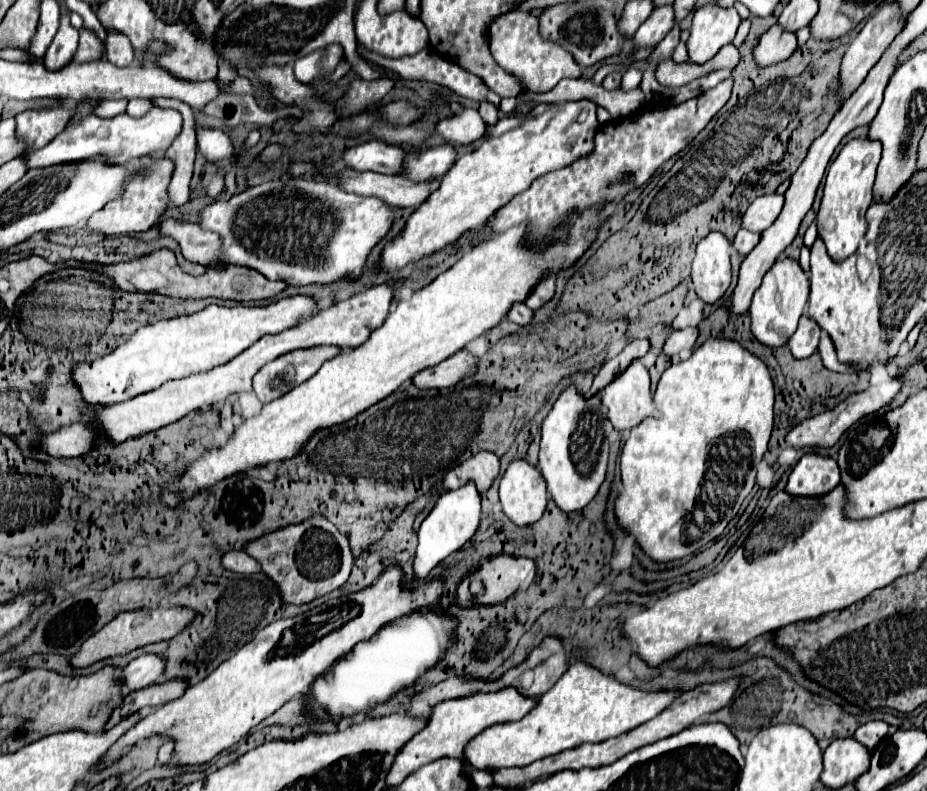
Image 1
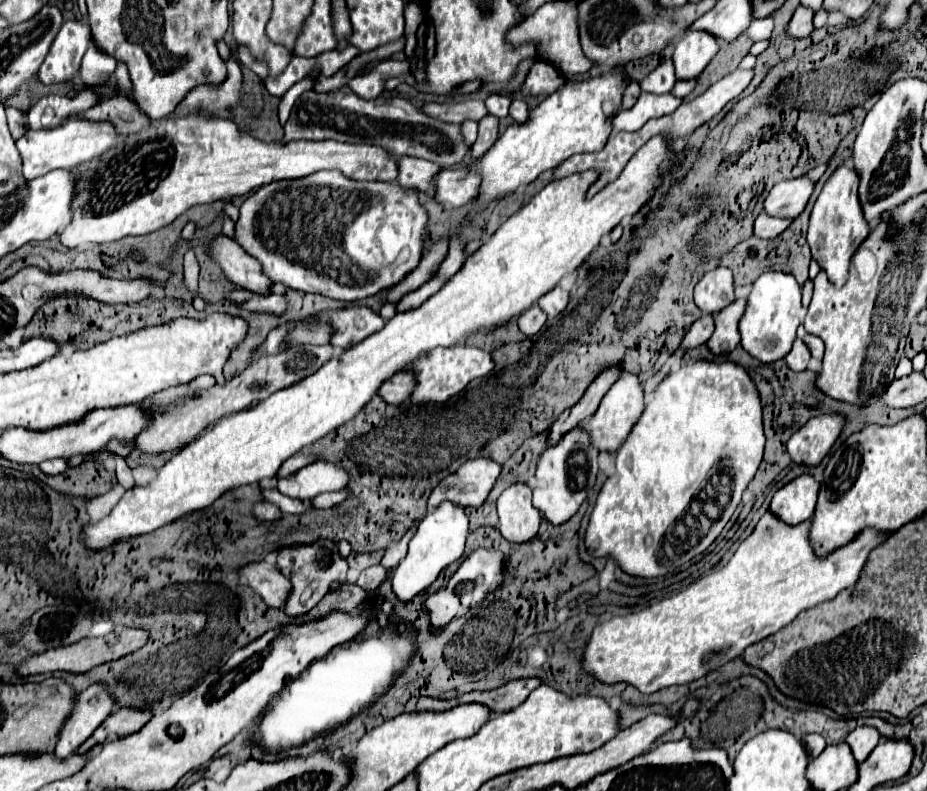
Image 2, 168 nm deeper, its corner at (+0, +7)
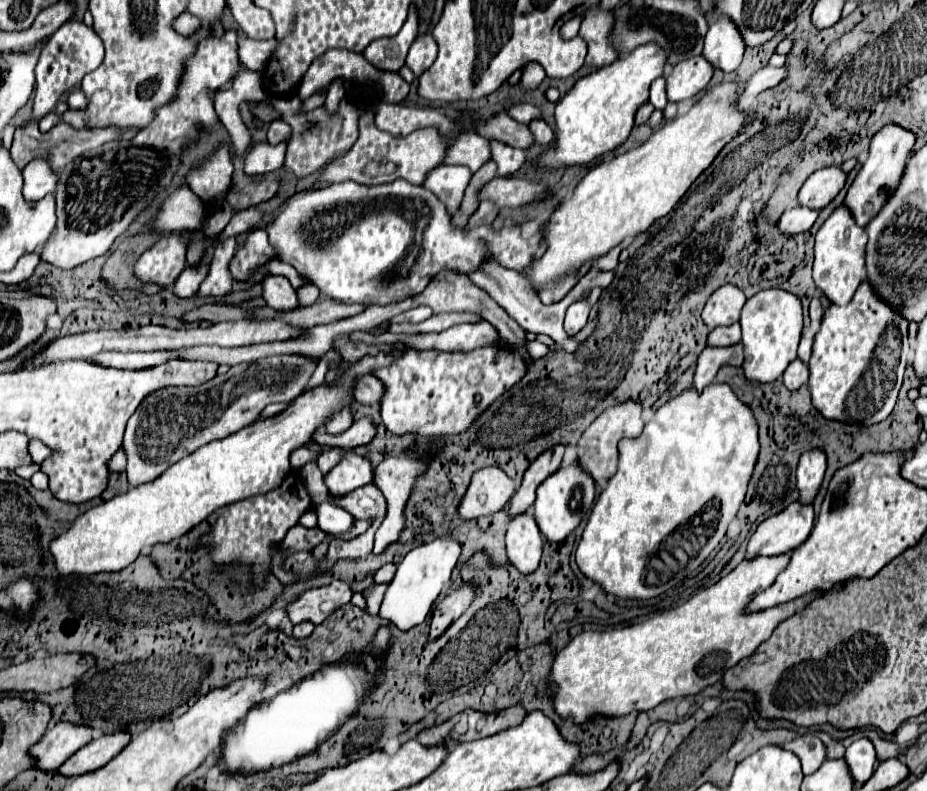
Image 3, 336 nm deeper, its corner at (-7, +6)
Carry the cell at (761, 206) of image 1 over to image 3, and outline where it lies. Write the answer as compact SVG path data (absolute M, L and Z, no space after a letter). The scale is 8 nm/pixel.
M837 166L815 170L815 174L811 174L799 188L797 204L811 210L821 210L837 196L845 184L845 178L845 172L841 172Z

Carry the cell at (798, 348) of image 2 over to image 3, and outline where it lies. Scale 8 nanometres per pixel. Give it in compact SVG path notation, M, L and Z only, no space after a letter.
M793 360L789 366L787 366L787 370L783 372L783 384L789 388L789 390L797 390L797 388L801 388L803 384L807 384L807 378L809 378L809 374L807 374L807 364L803 362L803 360Z

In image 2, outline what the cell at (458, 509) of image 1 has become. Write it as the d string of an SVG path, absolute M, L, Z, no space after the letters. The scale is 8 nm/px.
M448 501L440 507L436 507L428 517L420 523L418 531L408 543L408 553L400 561L400 565L392 573L392 591L394 595L408 603L414 599L414 595L428 589L442 569L446 569L450 563L462 557L464 543L468 537L468 517L464 515L464 509L458 505L448 505Z

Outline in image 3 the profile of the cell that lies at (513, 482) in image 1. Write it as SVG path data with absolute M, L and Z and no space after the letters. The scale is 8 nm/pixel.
M531 512L519 514L519 518L509 520L505 542L507 558L519 572L529 574L539 566L543 536L539 534L539 526Z

